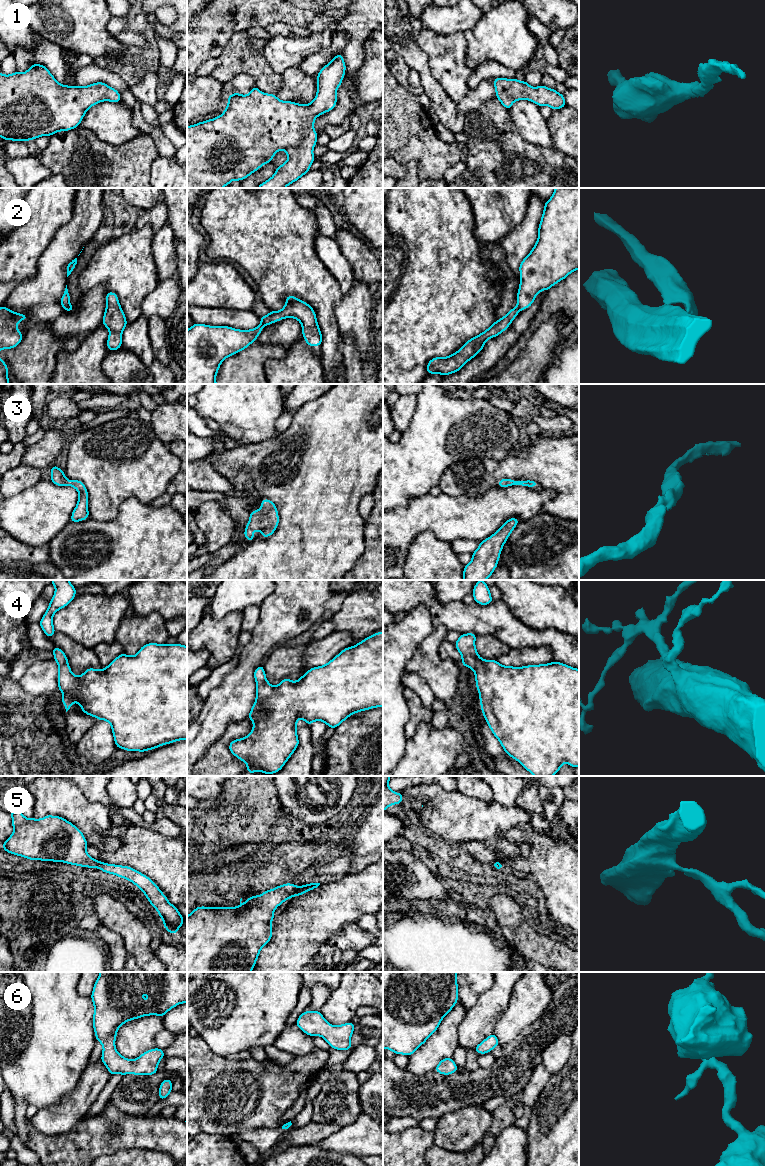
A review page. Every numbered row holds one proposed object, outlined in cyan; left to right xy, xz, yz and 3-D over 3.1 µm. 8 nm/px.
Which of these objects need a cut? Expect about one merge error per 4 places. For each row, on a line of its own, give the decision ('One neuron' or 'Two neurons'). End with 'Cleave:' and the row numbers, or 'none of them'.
1: One neuron
2: Two neurons
3: One neuron
4: One neuron
5: One neuron
6: One neuron
Cleave: 2

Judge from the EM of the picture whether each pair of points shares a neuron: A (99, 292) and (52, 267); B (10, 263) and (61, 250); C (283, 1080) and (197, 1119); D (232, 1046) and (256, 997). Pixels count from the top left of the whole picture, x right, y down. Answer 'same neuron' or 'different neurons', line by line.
A: different neurons
B: different neurons
C: same neuron
D: same neuron

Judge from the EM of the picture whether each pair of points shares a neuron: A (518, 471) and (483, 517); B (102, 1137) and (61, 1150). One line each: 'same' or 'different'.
A: different
B: same

